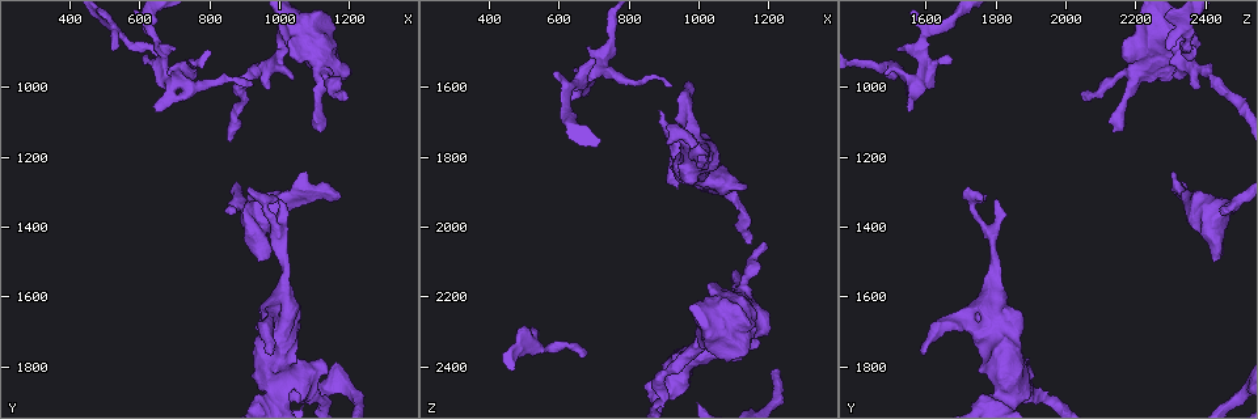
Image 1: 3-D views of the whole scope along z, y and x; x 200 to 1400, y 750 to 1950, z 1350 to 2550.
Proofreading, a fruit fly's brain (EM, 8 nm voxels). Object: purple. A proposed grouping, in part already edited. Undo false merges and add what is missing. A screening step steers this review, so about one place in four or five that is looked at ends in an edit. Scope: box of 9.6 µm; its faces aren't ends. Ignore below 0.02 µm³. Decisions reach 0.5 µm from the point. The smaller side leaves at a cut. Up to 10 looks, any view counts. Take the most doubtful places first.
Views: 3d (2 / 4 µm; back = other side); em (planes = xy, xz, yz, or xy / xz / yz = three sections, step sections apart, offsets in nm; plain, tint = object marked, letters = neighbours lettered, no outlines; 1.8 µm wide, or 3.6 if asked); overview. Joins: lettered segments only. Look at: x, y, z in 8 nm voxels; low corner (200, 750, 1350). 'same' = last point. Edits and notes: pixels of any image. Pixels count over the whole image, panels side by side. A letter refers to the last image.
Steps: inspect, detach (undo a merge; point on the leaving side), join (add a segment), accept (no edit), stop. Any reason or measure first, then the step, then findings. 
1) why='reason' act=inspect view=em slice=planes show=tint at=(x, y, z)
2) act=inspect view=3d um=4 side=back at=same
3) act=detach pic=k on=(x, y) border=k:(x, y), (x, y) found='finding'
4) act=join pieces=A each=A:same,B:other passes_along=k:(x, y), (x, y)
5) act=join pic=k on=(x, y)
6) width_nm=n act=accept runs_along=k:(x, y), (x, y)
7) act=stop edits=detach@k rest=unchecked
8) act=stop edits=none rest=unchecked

why='free end' act=inspect view=em slice=yz step=8 show=letters at=(1170, 1320, 2340)

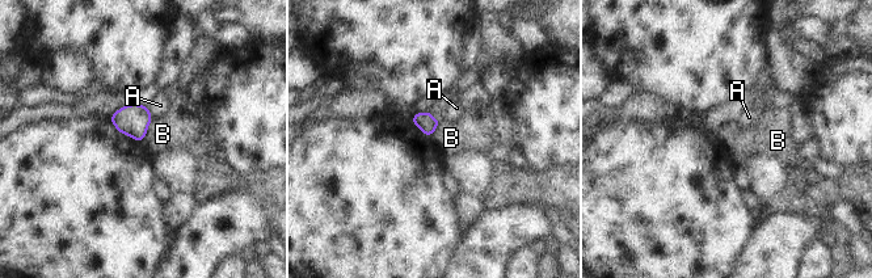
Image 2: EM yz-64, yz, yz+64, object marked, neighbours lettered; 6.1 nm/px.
act=inspect view=em slice=planes show=letters at=same

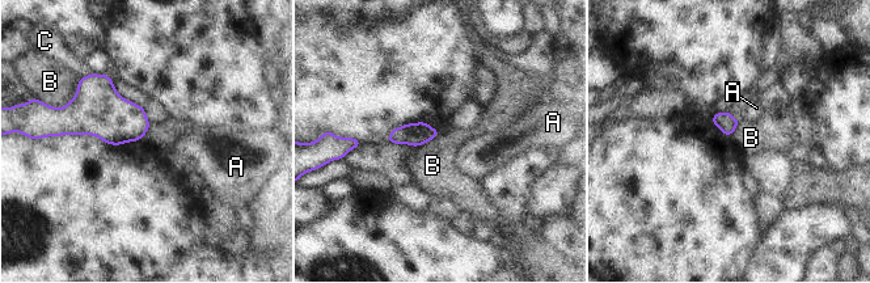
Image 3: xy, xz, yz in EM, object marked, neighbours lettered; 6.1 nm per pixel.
longest_contact=B:220nm act=accept each=A:other,B:other,C:other border=3:(79, 79), (74, 97), (60, 108) found='no lettered segment goes on from it'

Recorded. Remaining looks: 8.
why='an open end' act=inspect view=3d um=4 at=(660, 880, 2370)

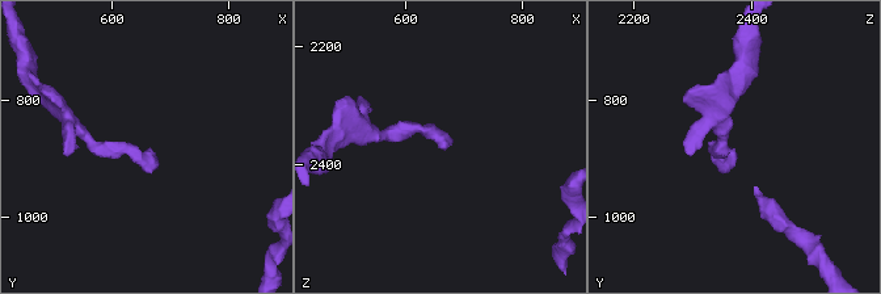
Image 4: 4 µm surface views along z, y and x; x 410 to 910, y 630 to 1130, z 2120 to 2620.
why='shape alone is not enough' act=inspect view=em slice=yz step=16 show=tint at=(660, 885, 2370)

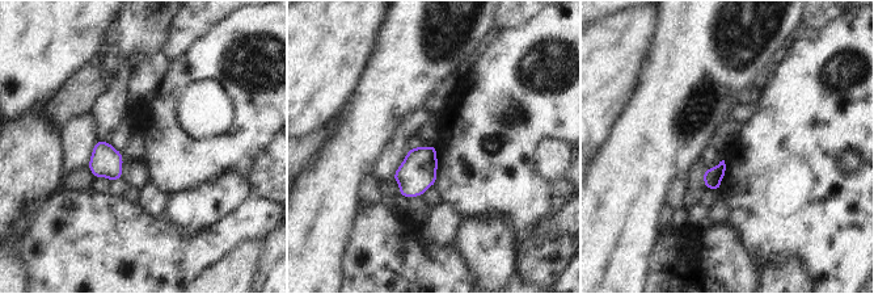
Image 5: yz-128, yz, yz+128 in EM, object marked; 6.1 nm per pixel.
act=inspect view=em slice=planes show=letters at=same

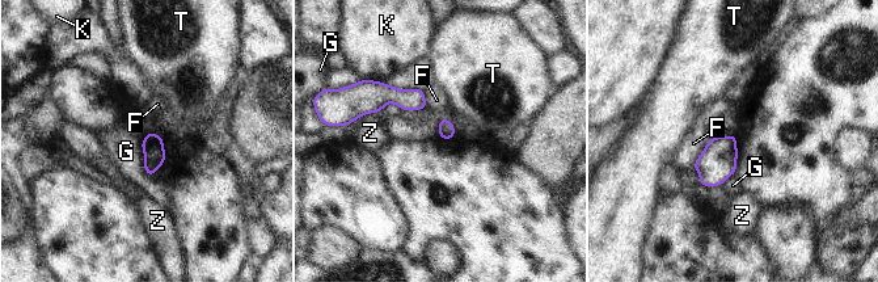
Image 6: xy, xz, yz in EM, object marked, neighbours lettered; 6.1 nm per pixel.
width_nm=100 act=accept each=F:other,G:other,K:other,T:other,Z:other border=6:(142, 139), (143, 169), (148, 176) found='none of them fits'

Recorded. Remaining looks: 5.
why='branch stops here' act=inspect view=3d um=2 side=back at=(980, 1770, 1590)

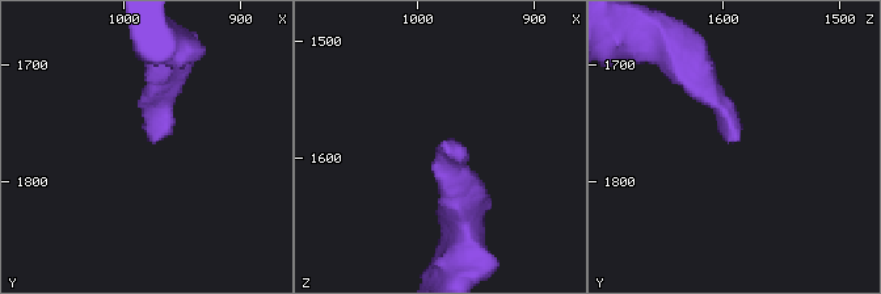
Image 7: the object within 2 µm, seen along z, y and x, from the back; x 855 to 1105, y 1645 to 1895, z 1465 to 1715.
act=inspect view=em slice=planes show=letters at=(980, 1770, 1588)

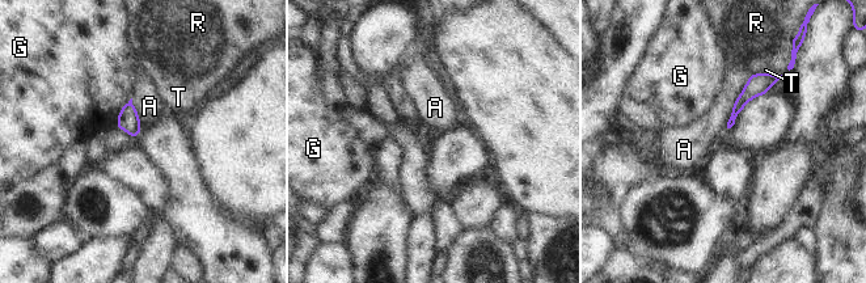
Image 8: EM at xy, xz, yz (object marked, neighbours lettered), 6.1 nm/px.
act=accept each=A:other,G:other,R:other,T:other border=8:(750, 76), (733, 106), (726, 127) found='no lettered segment goes on from it'

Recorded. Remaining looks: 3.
why='stops while still wide' act=inspect view=em slice=yz step=16 show=tint at=(950, 1500, 2430)

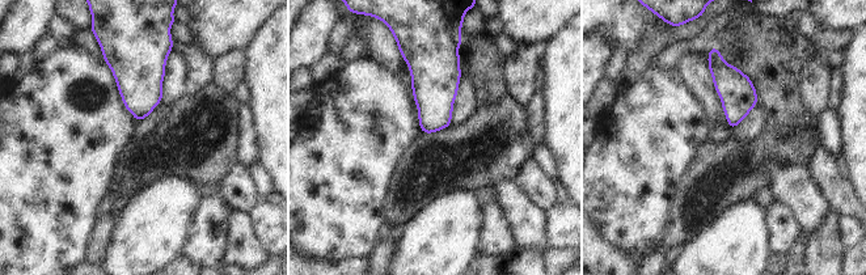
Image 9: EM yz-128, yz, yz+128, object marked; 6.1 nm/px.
act=inspect view=em slice=planes show=tint at=same

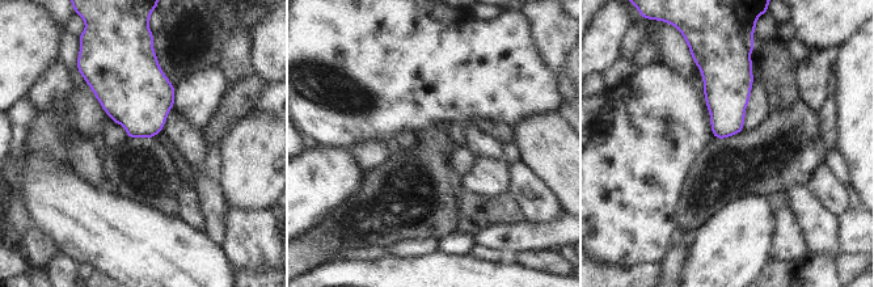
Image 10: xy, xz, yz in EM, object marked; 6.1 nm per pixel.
act=inspect view=em slice=planes show=letters at=same

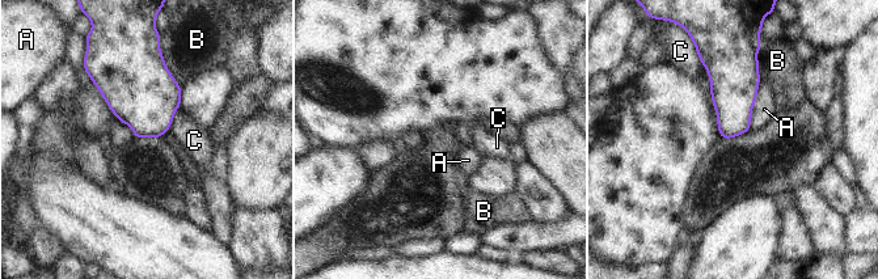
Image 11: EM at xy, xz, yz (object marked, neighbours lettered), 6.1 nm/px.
act=accept each=A:other,B:other,C:other border=11:(760, 80), (748, 129) found='none of them fits'

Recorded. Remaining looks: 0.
act=stop edits=none rest=unchecked

